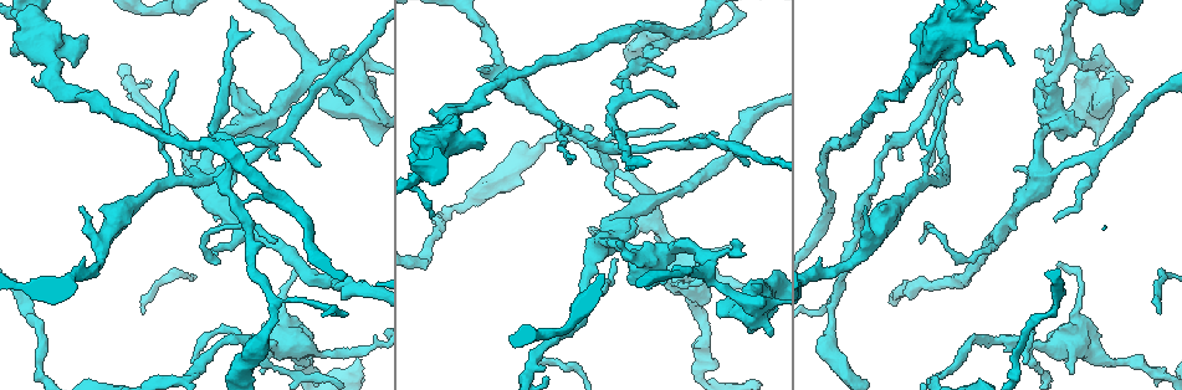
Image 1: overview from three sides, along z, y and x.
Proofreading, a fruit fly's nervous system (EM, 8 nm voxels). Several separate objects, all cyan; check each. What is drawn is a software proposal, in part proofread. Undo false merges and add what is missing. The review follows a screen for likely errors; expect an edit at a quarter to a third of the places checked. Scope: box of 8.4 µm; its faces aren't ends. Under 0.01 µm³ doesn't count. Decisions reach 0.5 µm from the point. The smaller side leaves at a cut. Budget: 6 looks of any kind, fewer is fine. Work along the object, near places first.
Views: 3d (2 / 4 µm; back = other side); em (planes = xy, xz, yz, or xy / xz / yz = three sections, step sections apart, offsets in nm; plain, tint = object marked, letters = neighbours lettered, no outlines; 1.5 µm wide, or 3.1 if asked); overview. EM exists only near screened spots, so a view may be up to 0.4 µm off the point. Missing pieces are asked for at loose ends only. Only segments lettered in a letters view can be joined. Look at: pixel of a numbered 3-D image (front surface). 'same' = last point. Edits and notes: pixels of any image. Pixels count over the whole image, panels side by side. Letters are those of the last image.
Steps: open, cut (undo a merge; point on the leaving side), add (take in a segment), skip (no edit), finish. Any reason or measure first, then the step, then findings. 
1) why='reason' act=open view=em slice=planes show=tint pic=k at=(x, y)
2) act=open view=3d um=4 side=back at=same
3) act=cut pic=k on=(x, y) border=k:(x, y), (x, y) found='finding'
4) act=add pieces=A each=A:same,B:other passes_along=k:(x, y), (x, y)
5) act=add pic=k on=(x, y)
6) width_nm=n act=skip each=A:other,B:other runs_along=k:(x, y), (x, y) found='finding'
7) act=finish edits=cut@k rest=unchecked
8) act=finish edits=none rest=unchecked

why='thin end' act=open view=em slice=planes show=letters pic=1 at=(1036, 49)

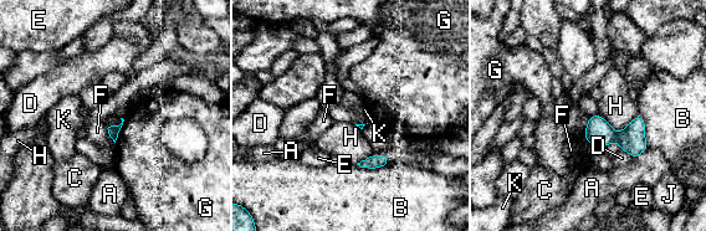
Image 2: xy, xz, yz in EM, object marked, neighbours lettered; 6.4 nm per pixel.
act=skip each=A:other,B:other,C:other,D:other,E:other,F:other,G:other,H:other,J:other,K:other border=2:(597, 113), (589, 117) found='none of them fits'

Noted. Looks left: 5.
why='tapers out' act=open view=em slice=planes show=letters pic=1 at=(35, 65)

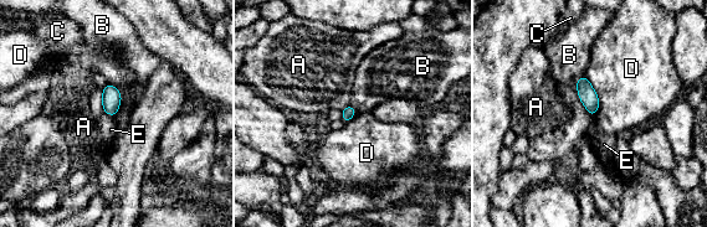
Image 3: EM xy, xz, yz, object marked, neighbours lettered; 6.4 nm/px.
width_nm=80 act=skip each=A:other,B:other,C:other,D:other,E:other found='none of them fits'

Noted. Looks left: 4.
why='thin end' act=open view=em slice=planes show=letters pic=1 at=(574, 158)

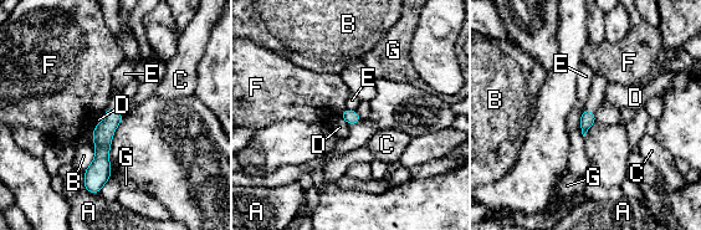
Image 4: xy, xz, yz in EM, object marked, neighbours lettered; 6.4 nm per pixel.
width_nm=90 act=skip each=A:other,B:other,C:other,D:other,E:other,F:other,G:other runs_along=4:(111, 112), (91, 188) found='none of them fits'

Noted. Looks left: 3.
act=finish edits=none rest=unchecked

